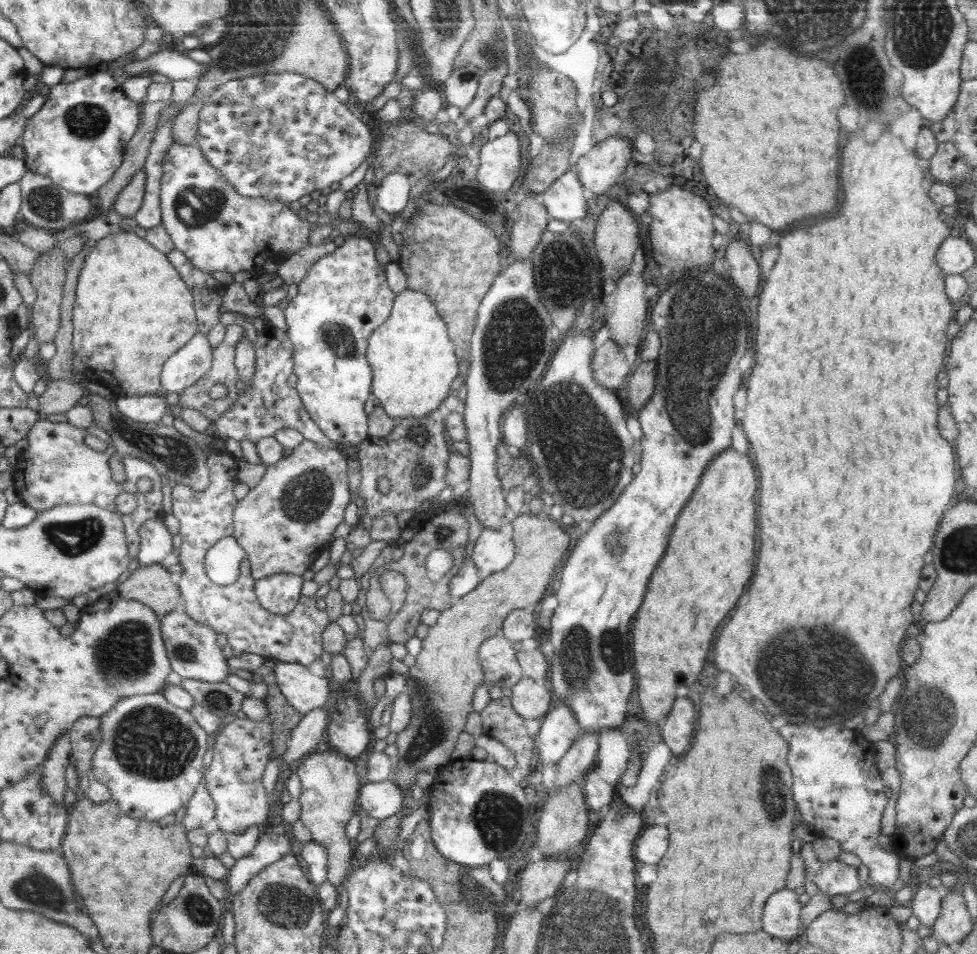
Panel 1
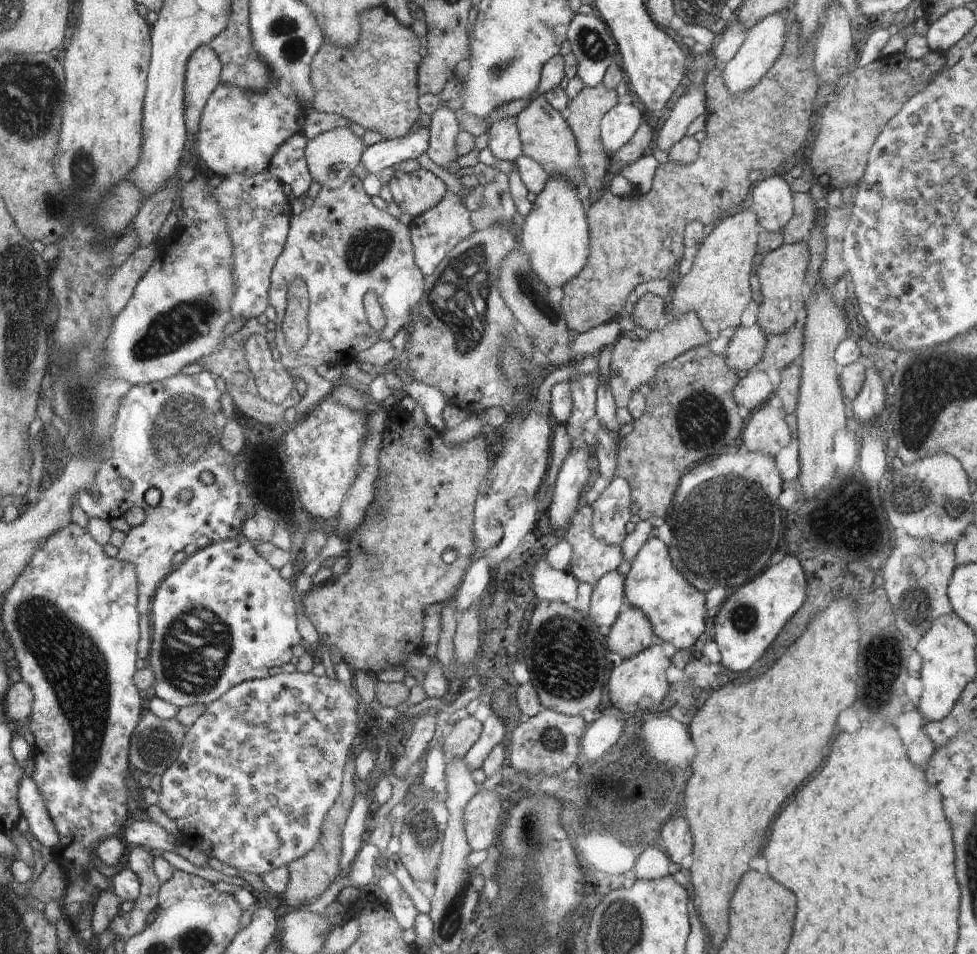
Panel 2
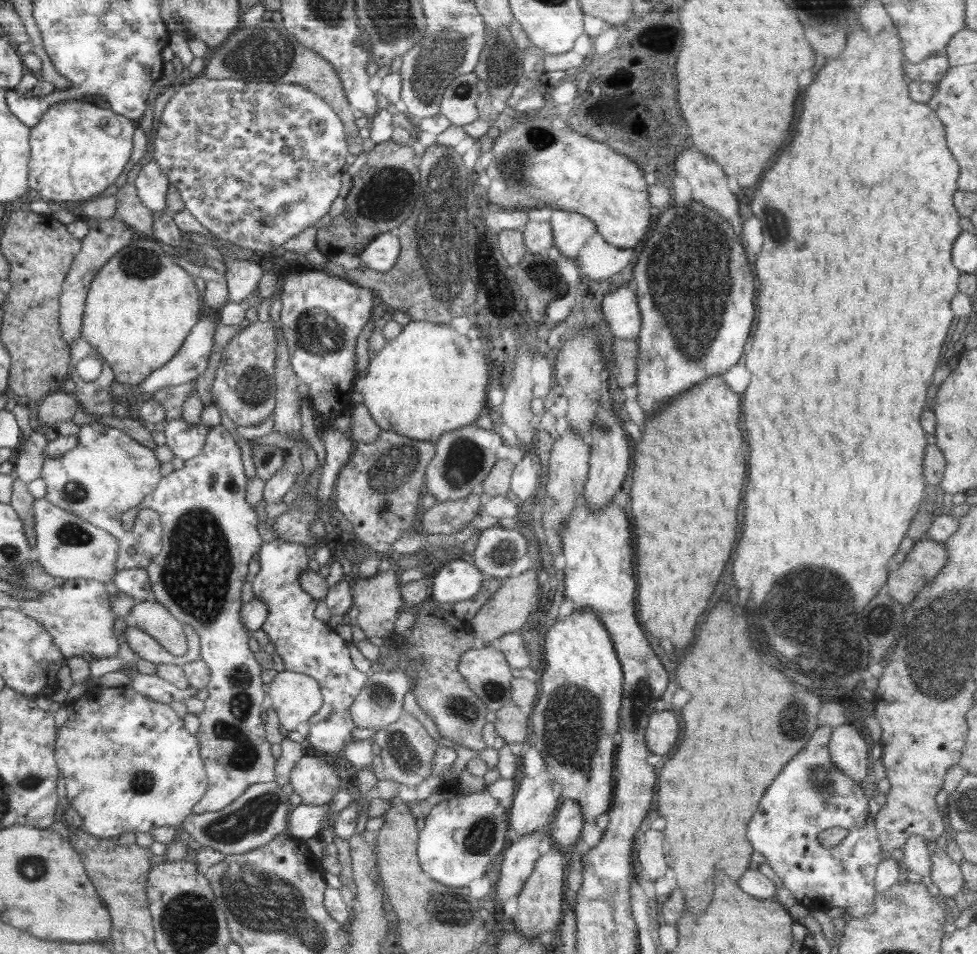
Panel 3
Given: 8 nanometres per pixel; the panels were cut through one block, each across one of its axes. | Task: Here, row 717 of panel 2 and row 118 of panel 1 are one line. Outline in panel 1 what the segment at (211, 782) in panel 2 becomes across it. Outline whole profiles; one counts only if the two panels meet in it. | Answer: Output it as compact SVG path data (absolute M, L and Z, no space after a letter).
M292 71L255 75L224 82L210 96L204 98L204 106L202 106L198 116L198 134L196 134L195 144L198 145L198 149L202 149L202 153L206 155L208 163L220 170L222 177L230 182L231 185L234 185L234 189L238 191L238 194L243 197L254 197L254 199L258 197L270 199L270 201L278 199L278 201L284 201L286 204L298 200L305 201L305 196L310 195L314 190L330 187L334 182L340 182L342 178L352 174L362 162L367 160L367 156L371 155L372 142L375 141L368 126L356 117L345 104L338 100L333 92L326 90L320 82L316 82L312 78L305 78L304 75L295 74Z

